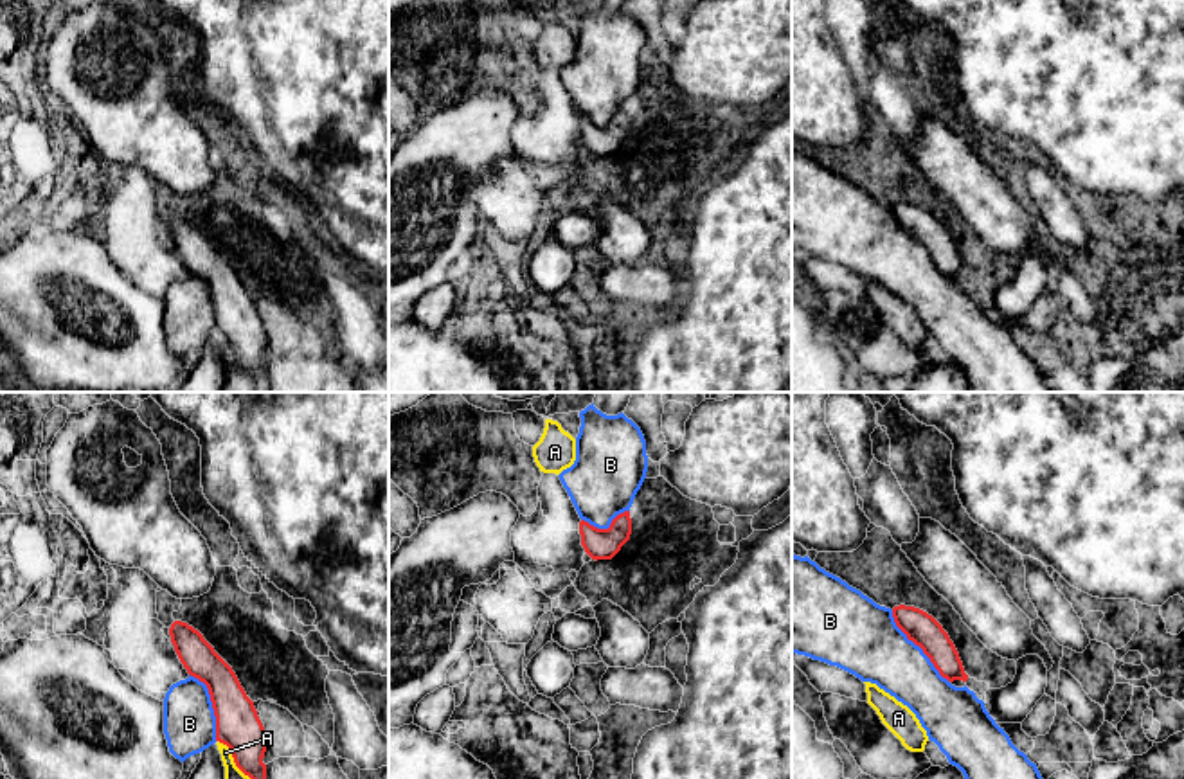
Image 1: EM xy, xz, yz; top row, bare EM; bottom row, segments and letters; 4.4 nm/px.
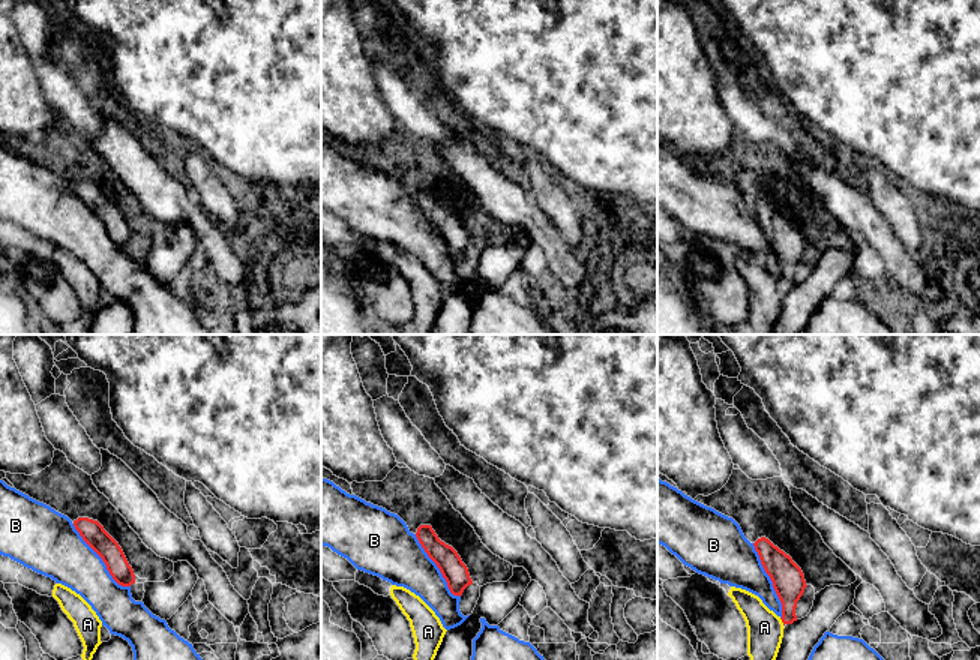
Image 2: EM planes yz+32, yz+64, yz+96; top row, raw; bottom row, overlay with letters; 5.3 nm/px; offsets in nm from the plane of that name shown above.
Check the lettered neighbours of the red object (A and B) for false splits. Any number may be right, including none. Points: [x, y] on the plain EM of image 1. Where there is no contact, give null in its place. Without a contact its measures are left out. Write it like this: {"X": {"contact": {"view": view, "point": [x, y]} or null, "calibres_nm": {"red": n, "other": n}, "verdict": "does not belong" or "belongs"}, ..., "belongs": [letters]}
{"A": {"contact": {"view": "xy", "point": [236, 362]}, "calibres_nm": {"red": 200, "other": 160}, "verdict": "does not belong"}, "B": {"contact": {"view": "yz", "point": [918, 241]}, "calibres_nm": {"red": 150, "other": 320}, "verdict": "belongs"}, "belongs": ["B"]}

